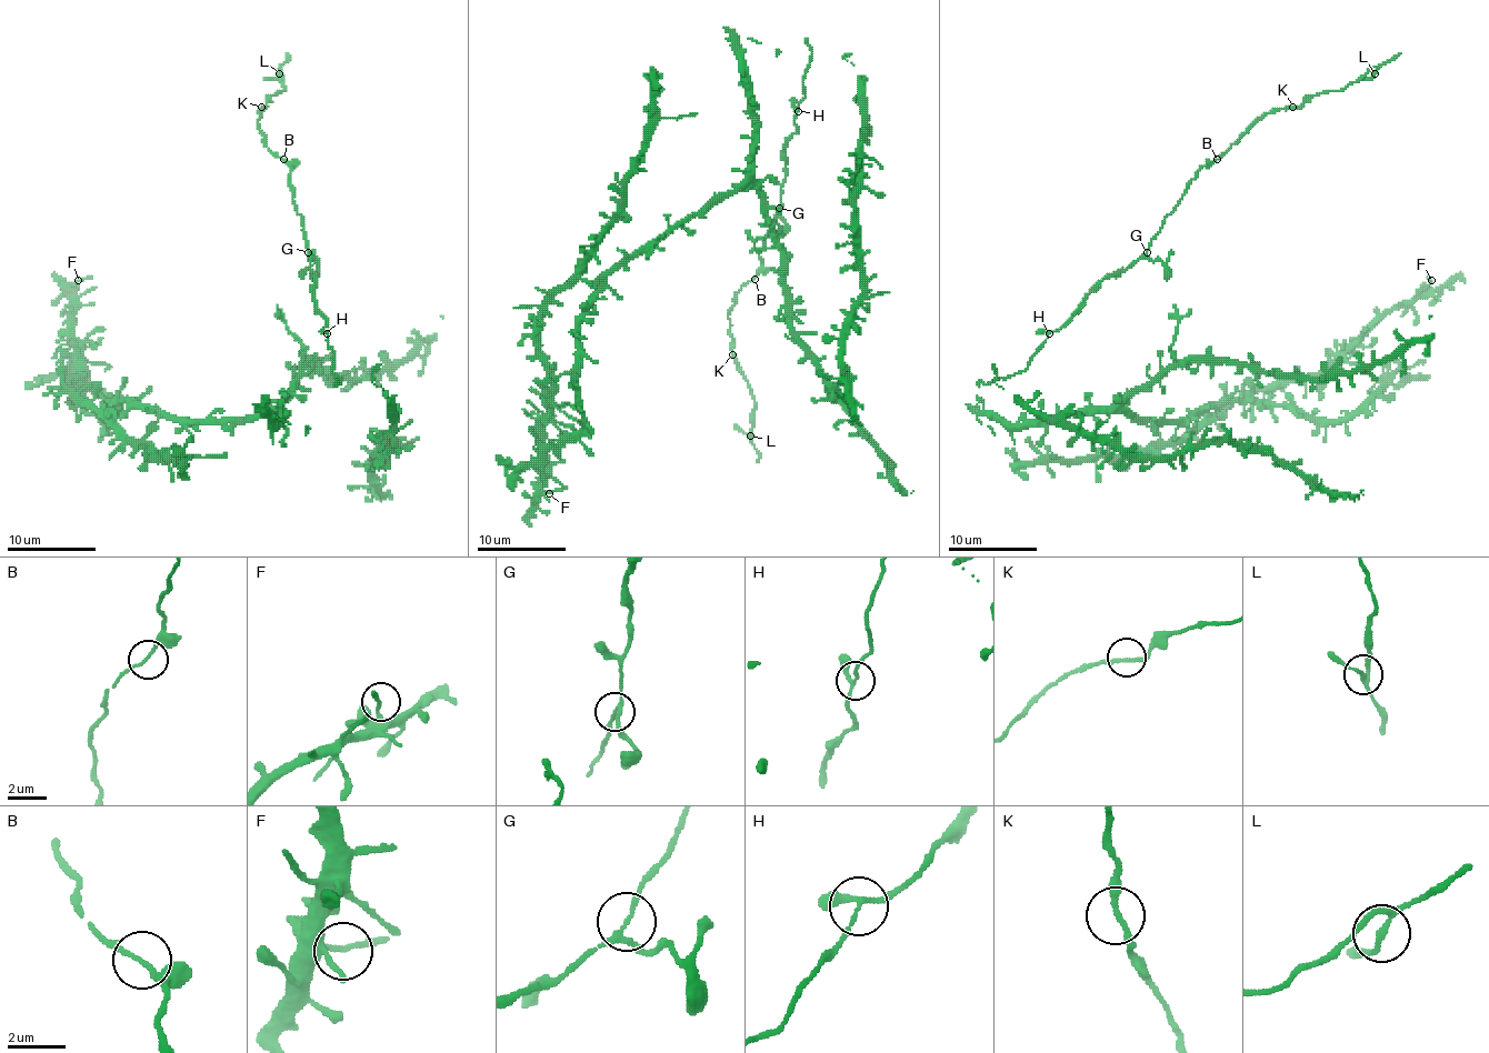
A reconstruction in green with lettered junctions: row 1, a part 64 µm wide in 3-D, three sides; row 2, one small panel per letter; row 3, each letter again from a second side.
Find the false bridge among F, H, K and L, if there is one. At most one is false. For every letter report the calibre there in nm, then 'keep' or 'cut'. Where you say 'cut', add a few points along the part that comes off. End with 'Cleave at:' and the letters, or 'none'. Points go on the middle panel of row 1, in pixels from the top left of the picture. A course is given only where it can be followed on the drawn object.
F: calibre 180 nm; keep
H: calibre 160 nm; keep
K: calibre 200 nm; keep
L: calibre 150 nm; keep
Cleave at: none

